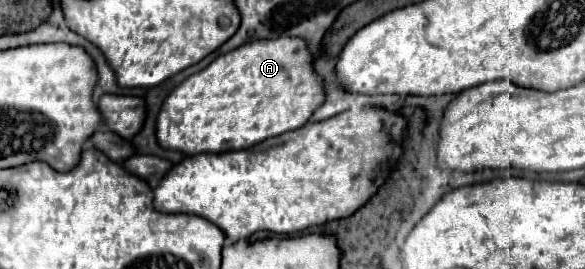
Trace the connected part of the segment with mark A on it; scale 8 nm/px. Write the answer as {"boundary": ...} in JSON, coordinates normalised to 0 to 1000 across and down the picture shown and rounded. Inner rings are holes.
{"boundary":[[[477,134],[474,149],[432,149],[429,164],[412,164],[412,178],[402,178],[388,201],[378,201],[371,223],[364,223],[350,260],[323,283],[313,312],[306,312],[279,379],[279,401],[275,401],[275,424],[268,439],[268,513],[272,513],[272,535],[279,550],[292,550],[292,558],[309,558],[309,565],[320,565],[320,572],[344,572],[344,565],[385,565],[385,558],[415,558],[415,550],[426,550],[439,528],[450,528],[463,506],[477,506],[484,491],[494,491],[494,483],[504,483],[504,476],[515,476],[518,461],[528,454],[528,439],[535,431],[535,416],[556,379],[556,327],[552,327],[552,297],[542,268],[535,268],[535,208],[528,193],[528,171],[521,164],[521,149],[515,141],[504,141],[504,134]]]}

